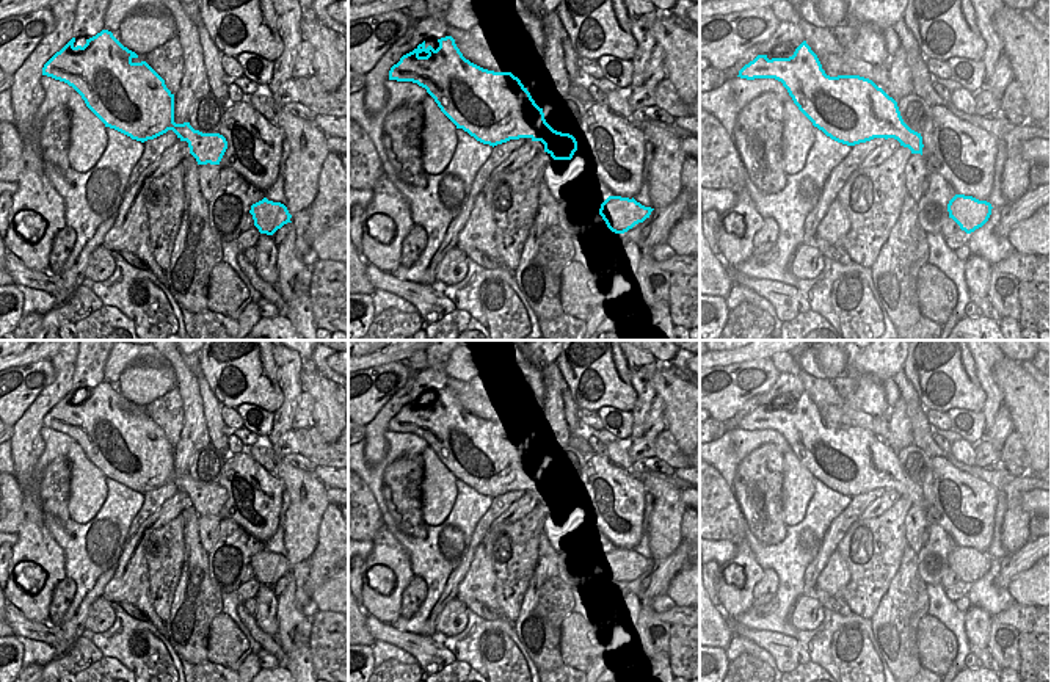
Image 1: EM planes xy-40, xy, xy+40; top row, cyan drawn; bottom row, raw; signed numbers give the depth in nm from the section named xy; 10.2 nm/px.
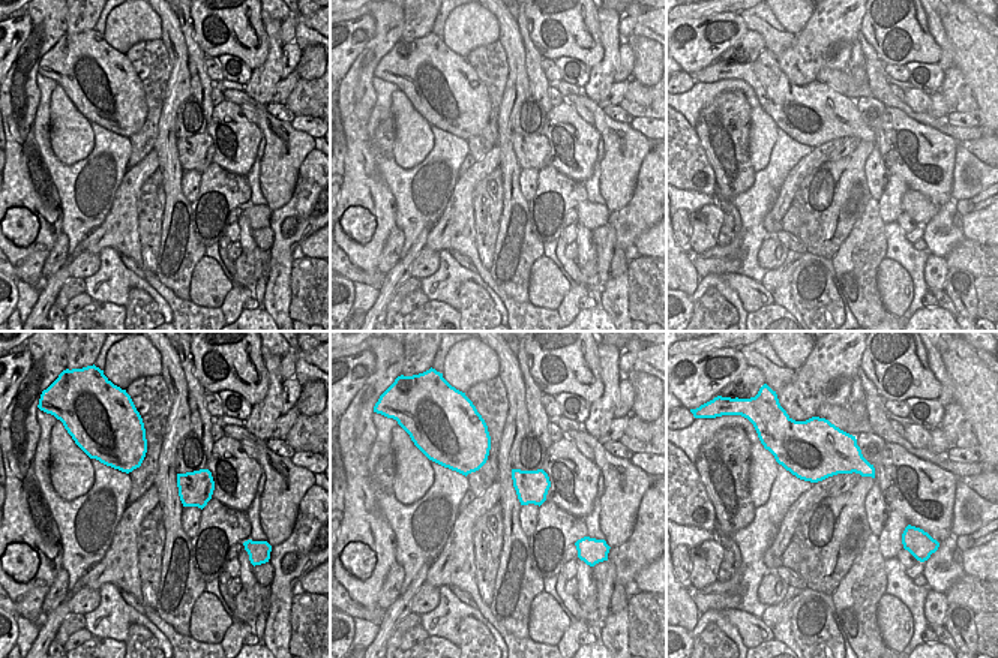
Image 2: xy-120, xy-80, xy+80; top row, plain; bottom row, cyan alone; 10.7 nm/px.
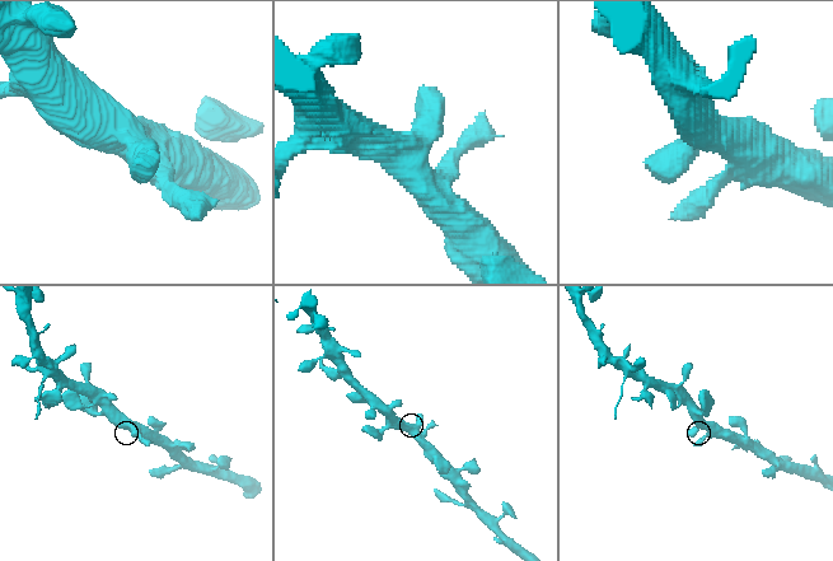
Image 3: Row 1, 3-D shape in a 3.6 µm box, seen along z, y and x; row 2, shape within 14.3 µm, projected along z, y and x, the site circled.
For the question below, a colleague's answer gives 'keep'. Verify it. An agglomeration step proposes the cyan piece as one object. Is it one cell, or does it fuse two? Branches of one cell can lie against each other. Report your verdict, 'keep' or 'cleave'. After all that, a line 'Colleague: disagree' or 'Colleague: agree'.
keep
Colleague: agree

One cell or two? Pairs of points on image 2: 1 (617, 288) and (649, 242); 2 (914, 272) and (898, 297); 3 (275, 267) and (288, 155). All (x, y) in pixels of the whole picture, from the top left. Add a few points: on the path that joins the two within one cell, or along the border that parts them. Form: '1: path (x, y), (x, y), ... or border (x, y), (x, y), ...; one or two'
1: border (650, 228), (634, 245); two
2: border (886, 257), (911, 279), (913, 300), (905, 312); two
3: border (299, 174), (291, 198), (272, 212); two

